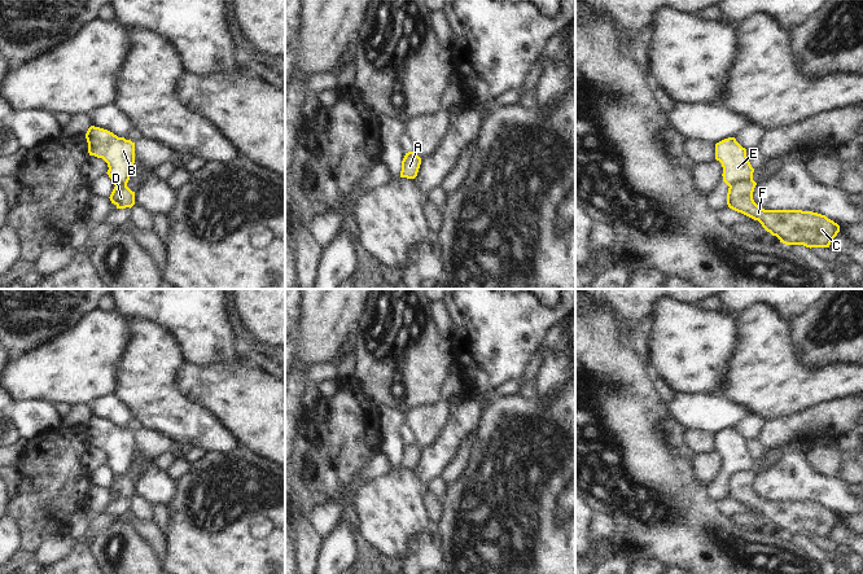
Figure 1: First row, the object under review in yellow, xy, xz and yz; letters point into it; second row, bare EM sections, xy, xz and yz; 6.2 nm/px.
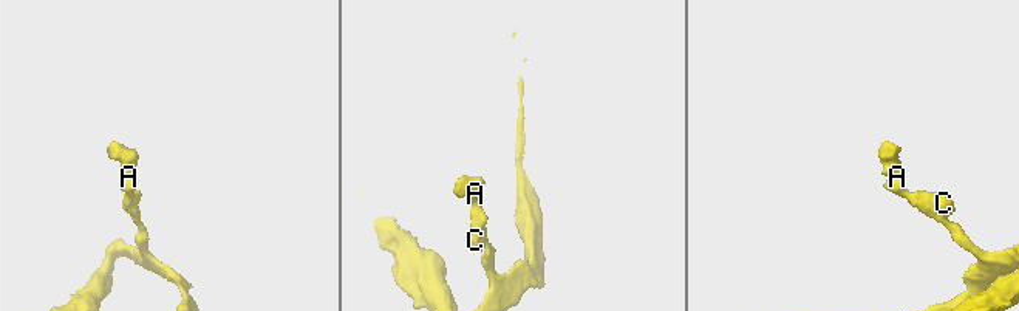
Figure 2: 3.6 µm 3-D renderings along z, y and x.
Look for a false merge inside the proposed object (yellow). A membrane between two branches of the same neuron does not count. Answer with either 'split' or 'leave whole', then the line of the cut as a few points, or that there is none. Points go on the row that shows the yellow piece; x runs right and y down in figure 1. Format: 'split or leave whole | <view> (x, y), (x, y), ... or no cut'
split | yz (752, 178), (736, 180), (730, 187)

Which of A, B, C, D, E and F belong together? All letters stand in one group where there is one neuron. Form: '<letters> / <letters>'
A C D F / B E

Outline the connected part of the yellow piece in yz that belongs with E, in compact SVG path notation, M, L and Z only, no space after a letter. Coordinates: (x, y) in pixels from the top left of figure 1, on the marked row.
M735 137L715 144L715 159L722 163L723 181L728 187L737 180L753 179L754 168L746 157L746 149Z

